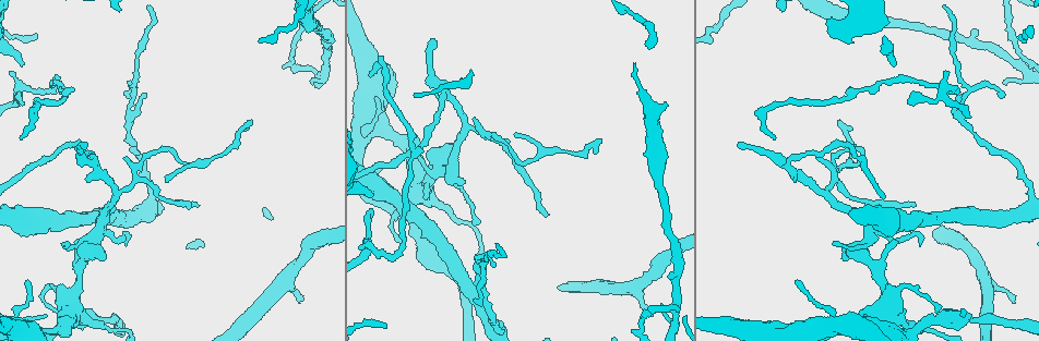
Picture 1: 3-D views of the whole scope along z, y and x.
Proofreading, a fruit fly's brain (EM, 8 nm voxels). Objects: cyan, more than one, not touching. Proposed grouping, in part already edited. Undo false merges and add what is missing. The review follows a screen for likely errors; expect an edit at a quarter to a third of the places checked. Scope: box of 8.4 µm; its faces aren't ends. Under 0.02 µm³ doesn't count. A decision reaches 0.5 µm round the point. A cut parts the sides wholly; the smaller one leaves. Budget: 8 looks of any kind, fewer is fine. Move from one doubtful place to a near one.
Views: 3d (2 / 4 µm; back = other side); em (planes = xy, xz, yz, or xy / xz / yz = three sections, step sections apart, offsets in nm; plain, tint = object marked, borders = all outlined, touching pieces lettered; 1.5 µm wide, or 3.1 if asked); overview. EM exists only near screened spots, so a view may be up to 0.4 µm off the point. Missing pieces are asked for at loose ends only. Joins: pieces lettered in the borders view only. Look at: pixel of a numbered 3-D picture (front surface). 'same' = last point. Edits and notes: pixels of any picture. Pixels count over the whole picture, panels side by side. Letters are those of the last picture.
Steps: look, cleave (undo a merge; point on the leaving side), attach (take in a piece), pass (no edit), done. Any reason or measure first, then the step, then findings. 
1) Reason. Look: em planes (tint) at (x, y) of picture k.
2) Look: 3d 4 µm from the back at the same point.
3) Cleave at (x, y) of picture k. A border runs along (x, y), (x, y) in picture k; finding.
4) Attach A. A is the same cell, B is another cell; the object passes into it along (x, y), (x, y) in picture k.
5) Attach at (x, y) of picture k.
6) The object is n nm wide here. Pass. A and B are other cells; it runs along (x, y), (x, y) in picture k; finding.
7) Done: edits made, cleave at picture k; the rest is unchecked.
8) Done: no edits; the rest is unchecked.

Thick turns thin. Look: 3d 4 µm at (862, 251) of picture 1.

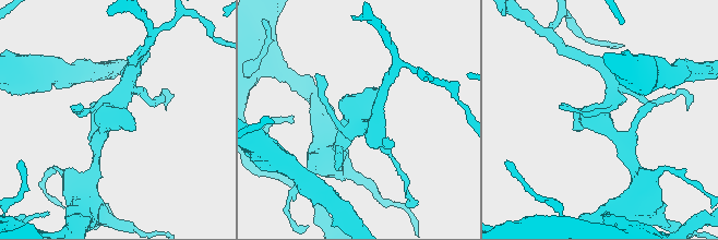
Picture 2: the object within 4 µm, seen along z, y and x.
Now the EM. Look: em xy step 8 (tint) at (356, 114) of picture 2.

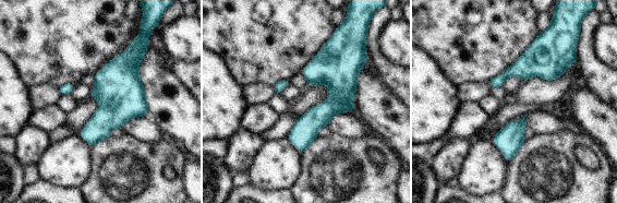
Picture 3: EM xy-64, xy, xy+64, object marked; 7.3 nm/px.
Look: em planes (borders) at the same point.

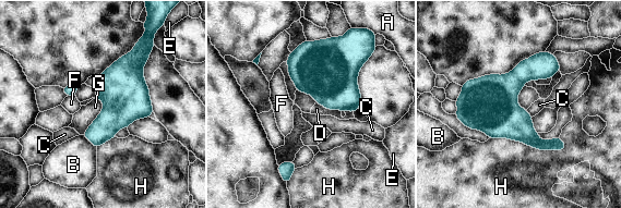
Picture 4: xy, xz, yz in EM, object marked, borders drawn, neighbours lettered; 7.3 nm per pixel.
Pass. A, B, C, D, E, F, G and H are other cells; all the same neuron.

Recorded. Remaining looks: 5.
Branch stops here. Look: em xy step 8 (borders) at (427, 42) of picture 1.

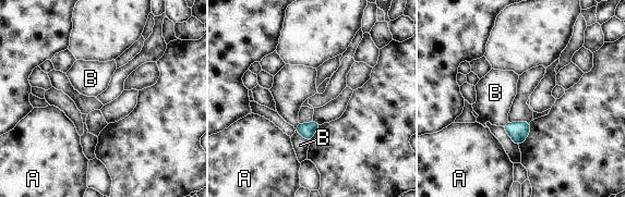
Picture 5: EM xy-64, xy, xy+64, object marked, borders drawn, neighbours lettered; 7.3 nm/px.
Cut it another way. Look: em planes (borders) at the same point.

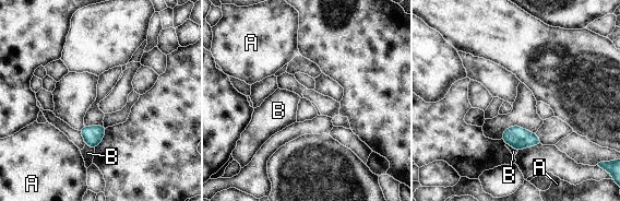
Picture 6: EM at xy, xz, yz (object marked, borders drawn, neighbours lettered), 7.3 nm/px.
The object is 140 nm wide here. Pass. A and B are other cells; a border runs along (85, 143), (94, 149) in picture 6; no lettered piece goes on from it.

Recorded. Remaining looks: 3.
Look: 3d 4 µm at (301, 301) of picture 1.

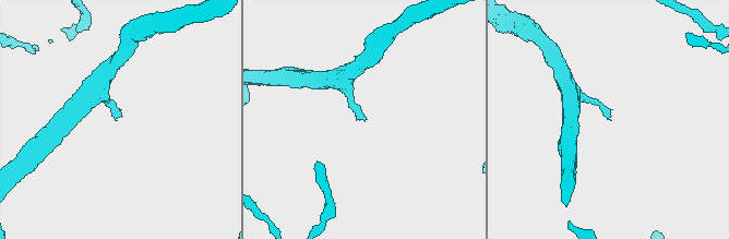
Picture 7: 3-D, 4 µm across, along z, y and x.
Look: em xy step 4 (borders) at (114, 117) of picture 7.

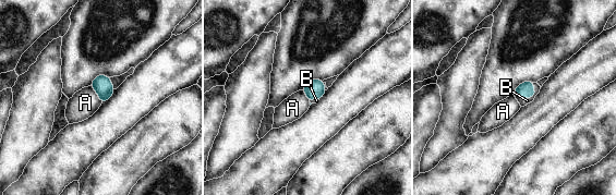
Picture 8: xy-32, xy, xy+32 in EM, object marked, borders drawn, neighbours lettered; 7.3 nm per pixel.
Attach B. B is the same cell, A is another cell; the object passes into it along (526, 89), (529, 97), (523, 101) in picture 8; it goes on there.

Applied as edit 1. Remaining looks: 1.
Done: edits made, attach at picture 8; the rest is unchecked.

